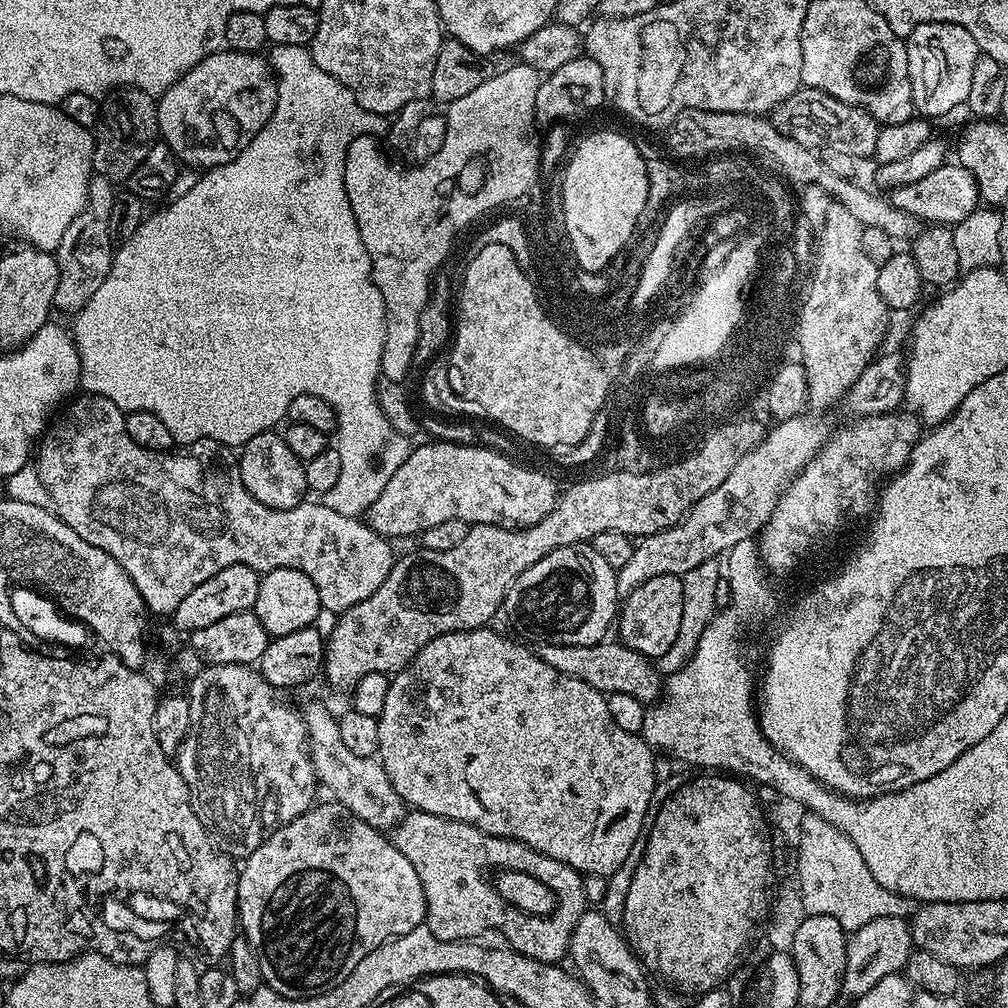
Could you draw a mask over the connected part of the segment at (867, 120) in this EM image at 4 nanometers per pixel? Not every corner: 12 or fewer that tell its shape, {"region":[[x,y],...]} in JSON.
{"region":[[801,86],[772,109],[779,132],[821,132],[875,157],[881,125],[866,110]]}

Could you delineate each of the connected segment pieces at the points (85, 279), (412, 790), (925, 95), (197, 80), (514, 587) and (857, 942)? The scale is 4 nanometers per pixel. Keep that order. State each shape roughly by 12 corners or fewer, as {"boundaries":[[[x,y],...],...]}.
{"boundaries":[[[93,175],[54,253],[55,307],[90,302],[112,265],[117,189]],[[485,626],[389,679],[409,809],[611,877],[656,756]],[[926,22],[906,37],[913,109],[967,105],[970,30]],[[215,52],[160,93],[160,140],[233,160],[276,103],[273,65]],[[591,543],[522,570],[503,615],[533,641],[601,643],[618,572]],[[905,917],[847,937],[843,995],[903,973],[914,951]]]}

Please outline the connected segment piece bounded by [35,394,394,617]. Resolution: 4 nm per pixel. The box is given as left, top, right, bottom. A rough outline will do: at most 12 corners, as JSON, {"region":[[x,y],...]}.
{"region":[[77,395],[35,461],[60,520],[149,613],[245,564],[321,608],[394,563],[363,519],[262,506],[237,453],[142,450]]}

